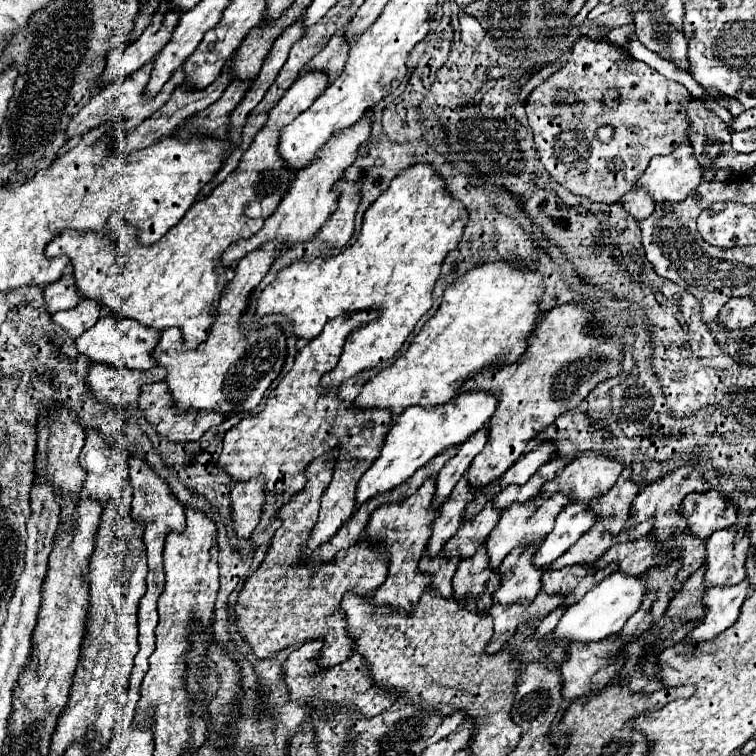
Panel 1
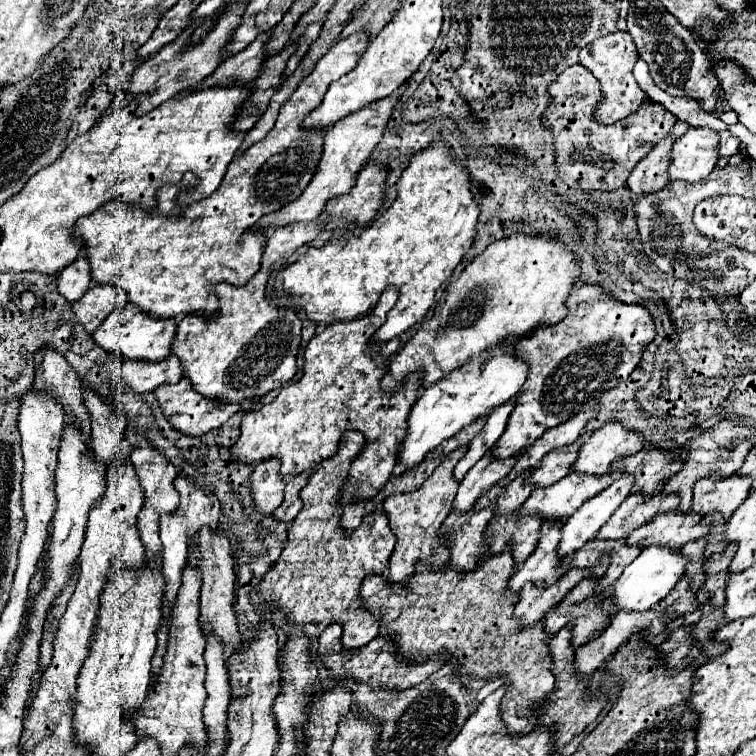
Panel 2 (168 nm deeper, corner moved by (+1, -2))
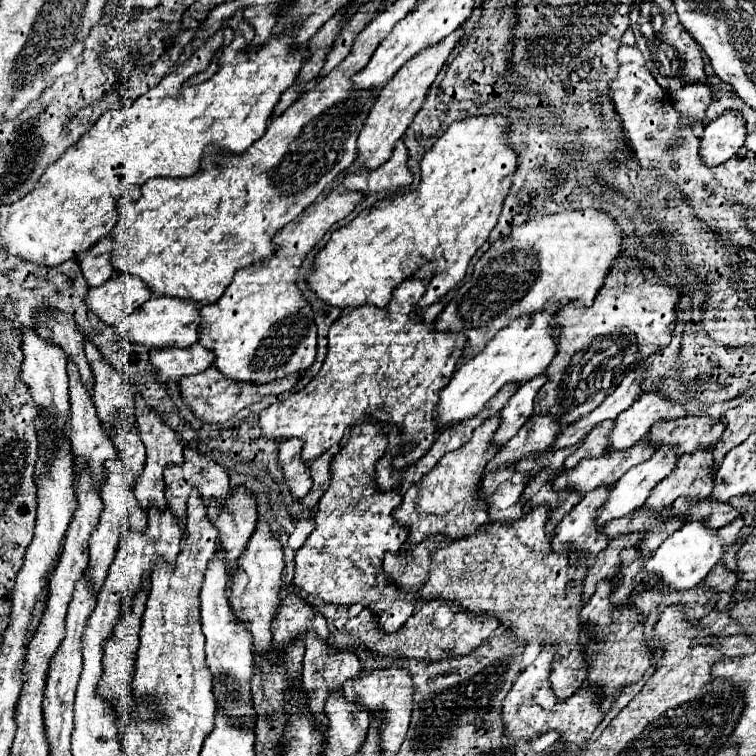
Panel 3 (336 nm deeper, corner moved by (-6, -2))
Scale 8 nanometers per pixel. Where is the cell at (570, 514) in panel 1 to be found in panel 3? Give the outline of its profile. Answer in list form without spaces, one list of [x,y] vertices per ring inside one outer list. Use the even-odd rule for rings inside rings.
[[[662,445],[652,459],[632,467],[618,483],[614,483],[606,507],[598,513],[598,527],[604,527],[604,523],[608,523],[610,519],[628,515],[630,511],[642,507],[650,491],[660,481],[664,481],[676,469],[676,465],[678,455],[674,453],[674,445]]]

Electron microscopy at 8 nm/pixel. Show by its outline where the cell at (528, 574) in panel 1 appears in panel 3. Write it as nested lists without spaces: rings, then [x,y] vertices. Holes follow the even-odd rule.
[[[602,485],[598,491],[590,491],[584,495],[584,499],[568,513],[564,515],[560,529],[556,529],[554,535],[554,551],[564,551],[566,545],[572,545],[572,551],[584,551],[584,553],[600,553],[608,547],[608,537],[598,529],[596,515],[598,509],[602,509],[608,501],[612,485]]]

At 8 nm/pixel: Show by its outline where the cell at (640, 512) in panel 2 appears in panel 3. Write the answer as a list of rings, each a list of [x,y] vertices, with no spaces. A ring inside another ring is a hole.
[[[712,447],[682,455],[674,475],[670,475],[670,479],[664,479],[662,483],[658,483],[658,487],[654,487],[654,493],[650,493],[650,499],[644,507],[648,511],[662,511],[668,509],[682,495],[708,497],[714,489],[714,475],[716,469]]]

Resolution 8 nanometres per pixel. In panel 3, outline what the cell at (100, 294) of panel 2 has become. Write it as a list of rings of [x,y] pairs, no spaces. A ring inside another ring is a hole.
[[[116,271],[106,283],[90,289],[86,305],[108,325],[116,325],[118,319],[128,317],[150,297],[152,291],[142,279]]]

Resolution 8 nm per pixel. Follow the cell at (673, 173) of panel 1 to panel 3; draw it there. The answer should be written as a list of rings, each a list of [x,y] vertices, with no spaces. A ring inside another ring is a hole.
[[[728,111],[704,129],[704,139],[700,141],[700,155],[710,167],[724,163],[738,153],[738,149],[746,141],[746,135],[746,119],[742,117],[742,113]]]

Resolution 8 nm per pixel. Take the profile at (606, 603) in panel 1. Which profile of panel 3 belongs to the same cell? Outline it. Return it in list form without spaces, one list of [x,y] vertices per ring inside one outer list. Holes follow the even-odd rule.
[[[688,521],[654,551],[654,557],[650,557],[644,567],[652,573],[658,573],[660,583],[680,591],[698,585],[716,567],[716,563],[720,563],[724,553],[724,541],[714,529],[710,529],[704,521]]]

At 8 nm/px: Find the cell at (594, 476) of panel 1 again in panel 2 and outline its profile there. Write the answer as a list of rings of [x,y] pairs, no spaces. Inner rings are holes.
[[[611,421],[603,425],[603,429],[597,429],[583,443],[571,471],[597,475],[597,477],[605,475],[613,461],[629,457],[635,451],[641,451],[643,445],[645,441],[639,433],[627,431],[623,425]]]

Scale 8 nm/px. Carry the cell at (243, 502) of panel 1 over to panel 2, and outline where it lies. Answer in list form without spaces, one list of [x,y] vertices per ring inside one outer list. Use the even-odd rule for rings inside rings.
[[[275,459],[259,463],[249,481],[255,509],[261,515],[271,515],[275,507],[279,507],[279,503],[283,501],[283,487],[285,481],[279,475],[279,463],[275,463]]]

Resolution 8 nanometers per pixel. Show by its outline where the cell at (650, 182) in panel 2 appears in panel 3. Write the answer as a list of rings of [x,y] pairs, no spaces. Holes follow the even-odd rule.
[[[690,83],[672,95],[672,103],[676,111],[682,115],[684,125],[692,129],[690,119],[702,121],[702,115],[710,105],[710,87],[706,83]]]

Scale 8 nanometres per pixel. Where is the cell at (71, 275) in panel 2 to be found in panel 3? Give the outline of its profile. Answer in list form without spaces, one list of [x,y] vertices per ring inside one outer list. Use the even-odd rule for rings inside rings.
[[[106,237],[100,239],[94,247],[90,247],[90,251],[86,251],[80,257],[80,267],[90,287],[98,287],[100,283],[108,281],[110,275],[114,273],[112,249],[114,249],[114,237]]]

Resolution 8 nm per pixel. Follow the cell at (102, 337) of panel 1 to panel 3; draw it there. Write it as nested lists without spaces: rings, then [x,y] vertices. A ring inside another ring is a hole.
[[[152,297],[134,313],[130,313],[124,321],[118,323],[116,331],[122,337],[128,337],[132,343],[154,347],[190,347],[198,341],[198,325],[200,325],[200,311],[198,305],[190,299],[176,299],[176,297]]]

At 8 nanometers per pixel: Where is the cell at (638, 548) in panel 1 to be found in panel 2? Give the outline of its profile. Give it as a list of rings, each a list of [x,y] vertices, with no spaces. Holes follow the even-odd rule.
[[[669,511],[659,515],[659,519],[653,519],[651,523],[645,523],[643,527],[635,529],[625,539],[625,543],[641,545],[641,549],[649,545],[679,549],[687,541],[695,541],[705,533],[707,533],[707,527],[701,525],[701,517],[695,515],[693,511],[687,511],[687,513]]]

